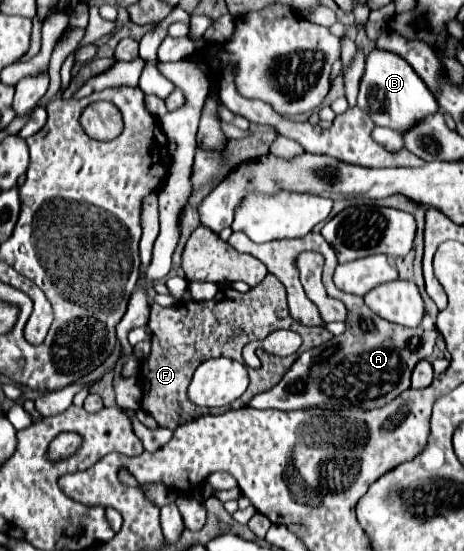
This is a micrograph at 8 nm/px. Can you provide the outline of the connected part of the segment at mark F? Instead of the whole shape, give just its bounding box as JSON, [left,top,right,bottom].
[139,275,331,429]

